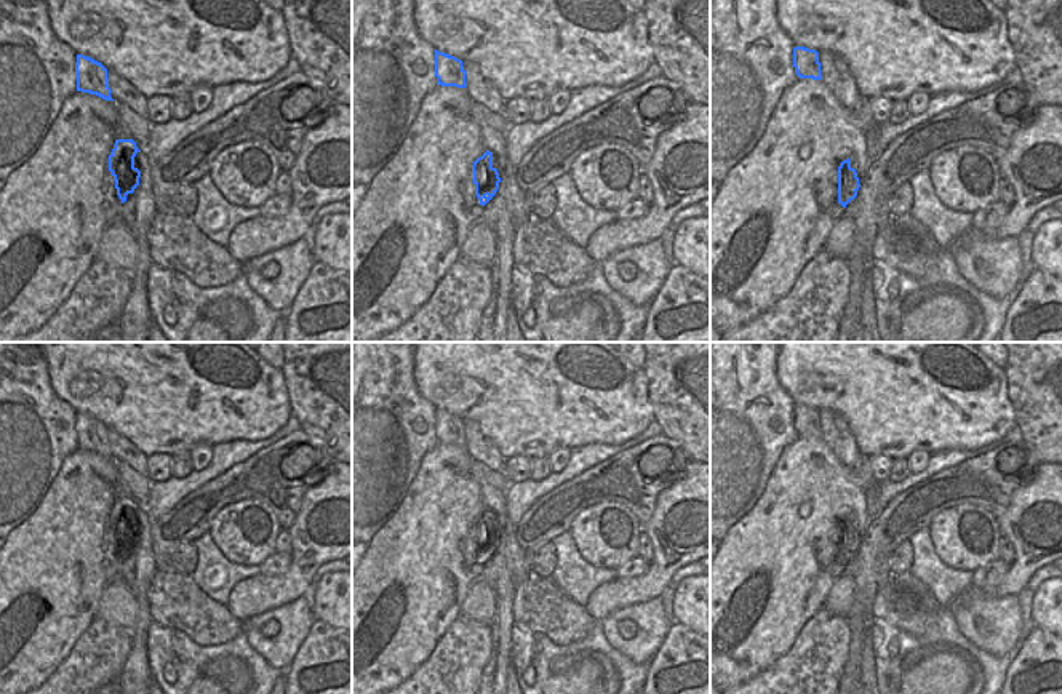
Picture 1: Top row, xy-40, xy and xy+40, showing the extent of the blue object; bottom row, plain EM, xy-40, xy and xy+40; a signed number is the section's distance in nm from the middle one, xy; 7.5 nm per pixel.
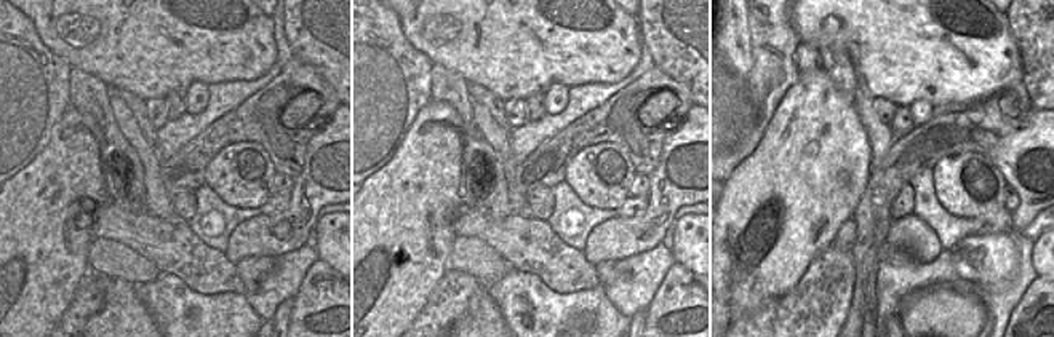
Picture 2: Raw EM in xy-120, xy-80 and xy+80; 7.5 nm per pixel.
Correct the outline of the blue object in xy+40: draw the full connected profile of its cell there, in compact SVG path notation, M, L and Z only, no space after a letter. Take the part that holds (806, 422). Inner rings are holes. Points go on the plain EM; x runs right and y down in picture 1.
M804 405L793 406L793 425L798 437L822 438L819 411Z

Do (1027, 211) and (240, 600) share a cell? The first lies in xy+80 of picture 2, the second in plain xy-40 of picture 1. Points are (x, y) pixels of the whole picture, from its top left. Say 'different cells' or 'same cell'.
same cell

